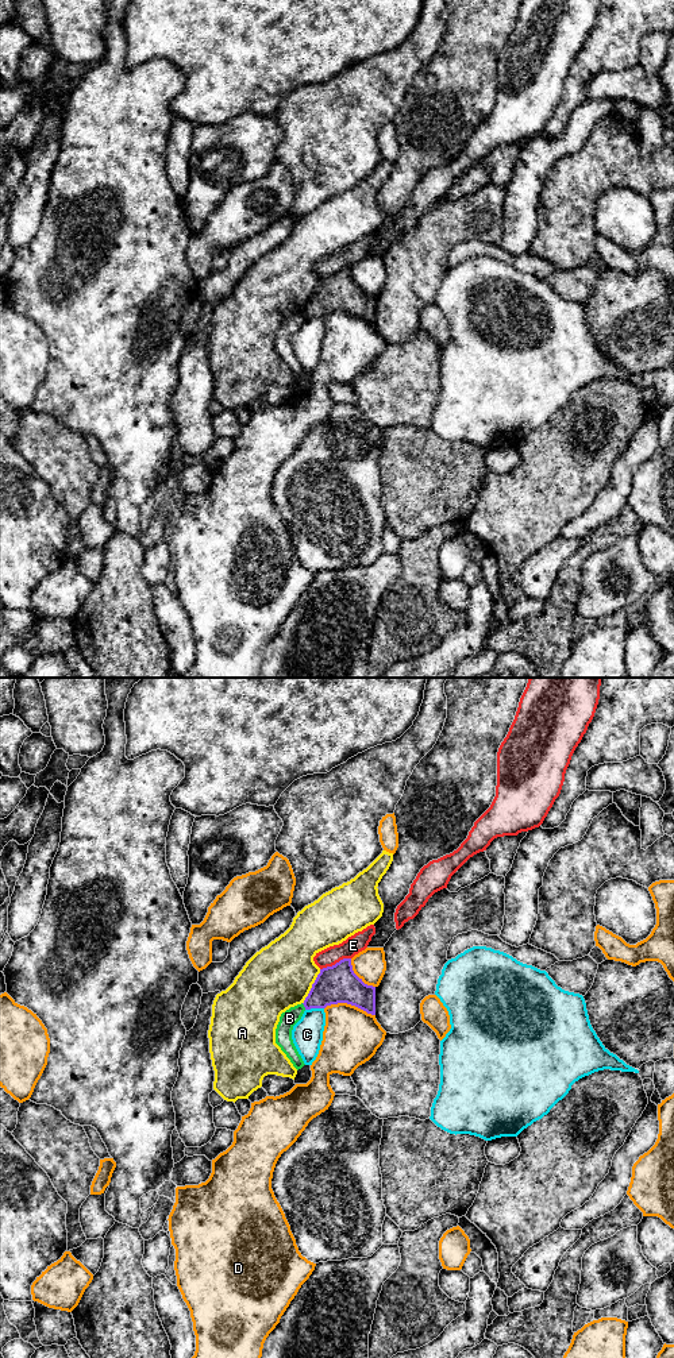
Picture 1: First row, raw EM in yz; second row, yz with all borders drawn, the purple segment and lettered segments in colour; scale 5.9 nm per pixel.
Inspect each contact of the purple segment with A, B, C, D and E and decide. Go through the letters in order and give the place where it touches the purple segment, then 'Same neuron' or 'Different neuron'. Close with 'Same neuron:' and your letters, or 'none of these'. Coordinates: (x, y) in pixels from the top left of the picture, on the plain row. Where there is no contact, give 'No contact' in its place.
A: Touches purple at yz (312, 296). Different neuron
B: Touches purple at yz (304, 315). Different neuron
C: Touches purple at yz (314, 316). Different neuron
D: Touches purple at yz (350, 312). Different neuron
E: Touches purple at yz (336, 272). Different neuron
Same neuron: none of these

